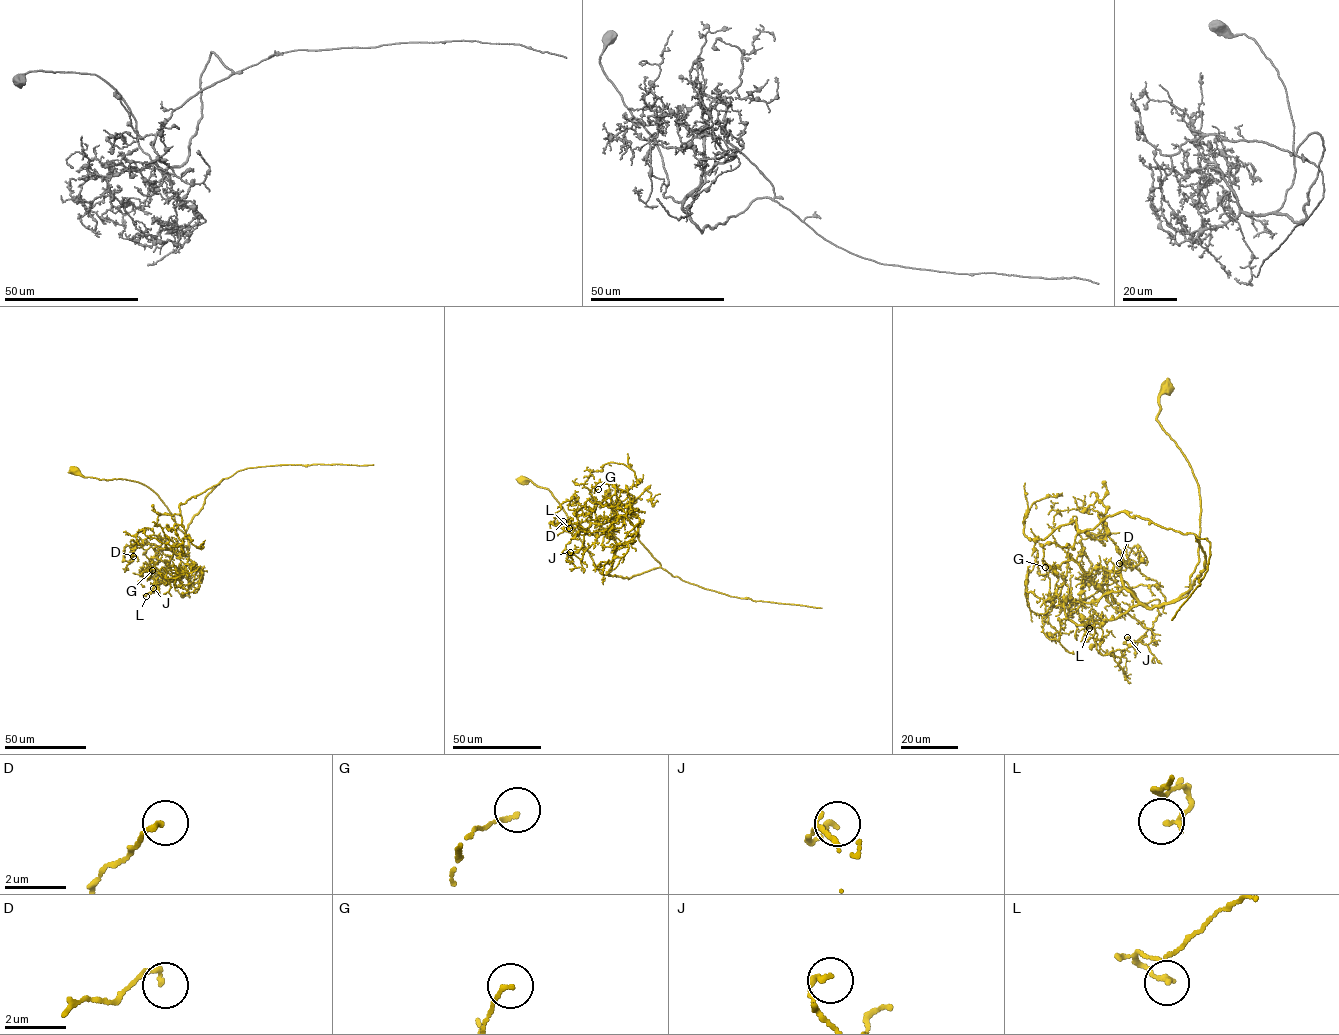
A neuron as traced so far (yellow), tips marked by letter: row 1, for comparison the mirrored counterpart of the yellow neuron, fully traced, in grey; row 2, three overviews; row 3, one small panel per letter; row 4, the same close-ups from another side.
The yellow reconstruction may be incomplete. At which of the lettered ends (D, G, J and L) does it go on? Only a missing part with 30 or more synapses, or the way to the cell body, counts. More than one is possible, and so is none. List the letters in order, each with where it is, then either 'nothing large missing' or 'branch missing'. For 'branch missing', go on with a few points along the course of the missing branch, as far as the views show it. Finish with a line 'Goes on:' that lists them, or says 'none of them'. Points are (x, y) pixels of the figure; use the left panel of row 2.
D: place (133, 556); nothing large missing
G: place (152, 570); nothing large missing
J: place (153, 588); nothing large missing
L: place (146, 596); nothing large missing
Goes on: none of them

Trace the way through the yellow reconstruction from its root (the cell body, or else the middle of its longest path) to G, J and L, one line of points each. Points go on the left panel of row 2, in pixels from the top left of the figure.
G: (74, 471), (136, 481), (160, 498), (202, 570), (195, 566), (168, 578), (154, 569), (149, 576), (152, 570)
J: (74, 471), (145, 485), (186, 535), (187, 550), (174, 543), (170, 560), (150, 559), (158, 582), (153, 588)
L: (74, 471), (145, 485), (187, 536), (188, 548), (179, 553), (176, 580), (159, 583), (146, 596)

